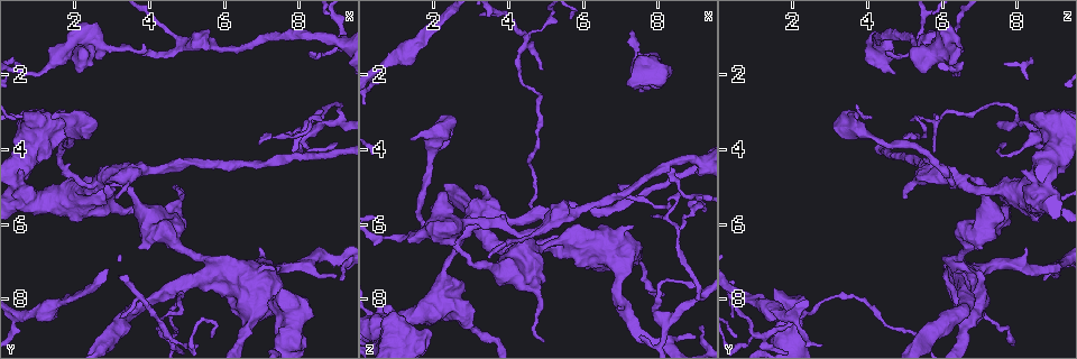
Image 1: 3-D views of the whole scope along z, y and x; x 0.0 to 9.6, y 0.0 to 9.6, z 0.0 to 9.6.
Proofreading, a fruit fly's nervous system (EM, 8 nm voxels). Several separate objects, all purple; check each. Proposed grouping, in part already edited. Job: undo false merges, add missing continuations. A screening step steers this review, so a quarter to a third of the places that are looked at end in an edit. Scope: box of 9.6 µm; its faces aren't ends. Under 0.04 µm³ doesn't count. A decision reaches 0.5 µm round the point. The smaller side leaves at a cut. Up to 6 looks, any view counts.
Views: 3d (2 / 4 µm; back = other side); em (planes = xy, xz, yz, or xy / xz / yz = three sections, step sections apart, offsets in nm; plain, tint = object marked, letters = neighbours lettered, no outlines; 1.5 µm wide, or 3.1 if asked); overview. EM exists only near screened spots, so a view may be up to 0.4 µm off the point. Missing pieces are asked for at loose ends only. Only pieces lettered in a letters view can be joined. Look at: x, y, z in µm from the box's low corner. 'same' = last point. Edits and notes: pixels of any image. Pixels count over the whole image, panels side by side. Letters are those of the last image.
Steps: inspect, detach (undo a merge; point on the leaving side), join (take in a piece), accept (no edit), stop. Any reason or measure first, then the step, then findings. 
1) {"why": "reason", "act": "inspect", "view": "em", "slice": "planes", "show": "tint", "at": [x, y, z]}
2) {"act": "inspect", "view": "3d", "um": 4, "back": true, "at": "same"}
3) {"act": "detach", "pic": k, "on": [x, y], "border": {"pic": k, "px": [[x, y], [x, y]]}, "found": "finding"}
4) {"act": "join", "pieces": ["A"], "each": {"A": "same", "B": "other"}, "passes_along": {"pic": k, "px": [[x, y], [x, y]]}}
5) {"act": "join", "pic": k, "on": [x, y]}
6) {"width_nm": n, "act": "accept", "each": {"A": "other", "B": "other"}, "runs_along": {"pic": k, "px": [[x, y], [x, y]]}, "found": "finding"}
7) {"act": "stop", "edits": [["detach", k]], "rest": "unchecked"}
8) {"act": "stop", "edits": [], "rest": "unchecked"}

{"why": "free end", "act": "inspect", "view": "3d", "um": 4, "back": true, "at": [1.40, 3.10, 3.75]}

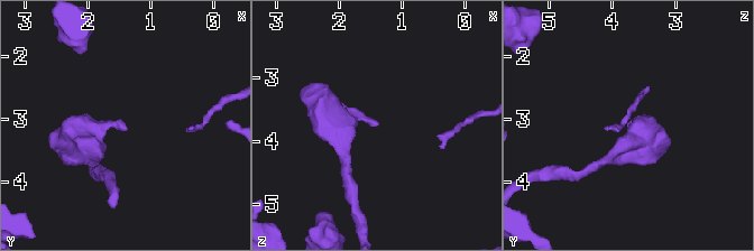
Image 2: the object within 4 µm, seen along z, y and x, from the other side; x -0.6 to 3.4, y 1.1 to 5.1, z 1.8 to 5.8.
{"why": "need the tissue", "act": "inspect", "view": "em", "slice": "planes", "show": "tint", "at": [1.35, 3.15, 3.70]}

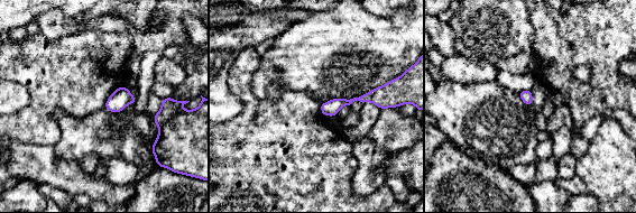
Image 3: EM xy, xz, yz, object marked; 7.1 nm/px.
{"act": "inspect", "view": "em", "slice": "planes", "show": "letters", "at": "same"}

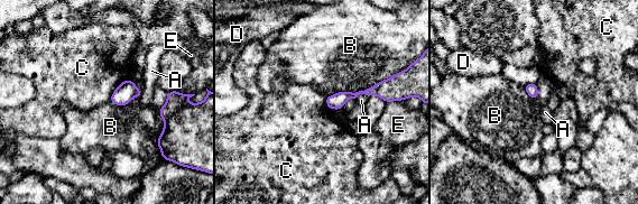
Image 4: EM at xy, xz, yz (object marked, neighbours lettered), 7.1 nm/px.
{"act": "accept", "each": {"A": "other", "B": "other", "C": "other", "D": "other", "E": "other"}, "border": {"pic": 4, "px": [[128, 79], [116, 87], [109, 100]]}, "found": "none of them fits"}

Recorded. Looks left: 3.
{"why": "calibre changes", "act": "inspect", "view": "em", "slice": "xy", "step": 8, "show": "plain", "at": [5.95, 1.30, 5.65]}

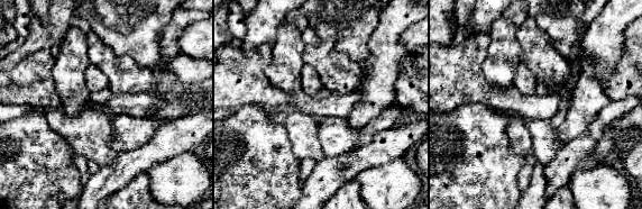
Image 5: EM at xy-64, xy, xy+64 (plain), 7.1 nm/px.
{"why": "see the neighbours", "act": "inspect", "view": "em", "slice": "xy", "step": 8, "show": "letters", "at": "same"}

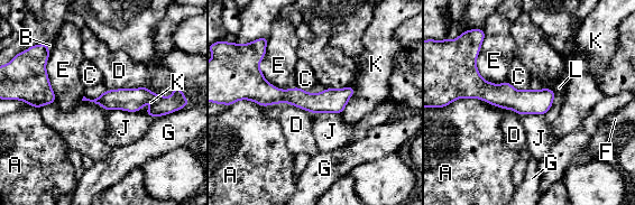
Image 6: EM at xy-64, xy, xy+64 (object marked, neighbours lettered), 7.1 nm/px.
{"act": "accept", "each": {"A": "other", "B": "other", "C": "other", "D": "other", "E": "other", "F": "other", "G": "other", "J": "other", "K": "other", "L": "other"}, "border": {"pic": 6, "px": [[550, 87], [554, 100], [543, 114]]}, "found": "all the same neuron"}

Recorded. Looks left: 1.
{"act": "stop", "edits": [], "rest": "unchecked"}

